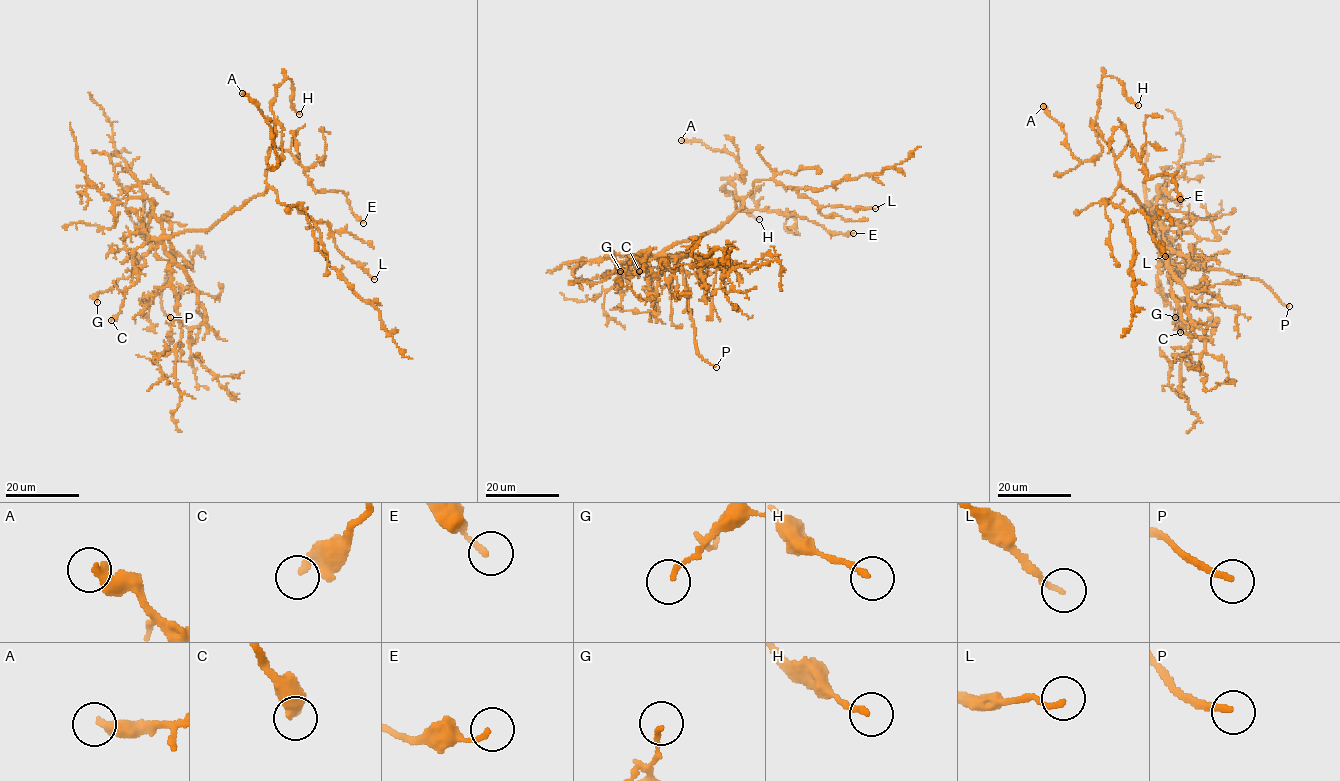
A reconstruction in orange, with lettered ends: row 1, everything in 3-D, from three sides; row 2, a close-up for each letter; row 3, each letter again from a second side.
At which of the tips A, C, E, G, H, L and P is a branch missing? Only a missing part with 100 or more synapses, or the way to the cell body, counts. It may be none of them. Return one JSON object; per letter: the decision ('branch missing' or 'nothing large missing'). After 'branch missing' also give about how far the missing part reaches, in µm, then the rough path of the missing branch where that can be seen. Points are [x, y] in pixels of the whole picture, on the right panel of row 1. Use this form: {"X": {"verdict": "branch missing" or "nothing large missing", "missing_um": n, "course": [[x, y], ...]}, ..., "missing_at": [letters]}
{"A": {"verdict": "nothing large missing"}, "C": {"verdict": "nothing large missing"}, "E": {"verdict": "nothing large missing"}, "G": {"verdict": "nothing large missing"}, "H": {"verdict": "nothing large missing"}, "L": {"verdict": "nothing large missing"}, "P": {"verdict": "branch missing", "missing_um": 50}, "missing_at": ["P"]}

